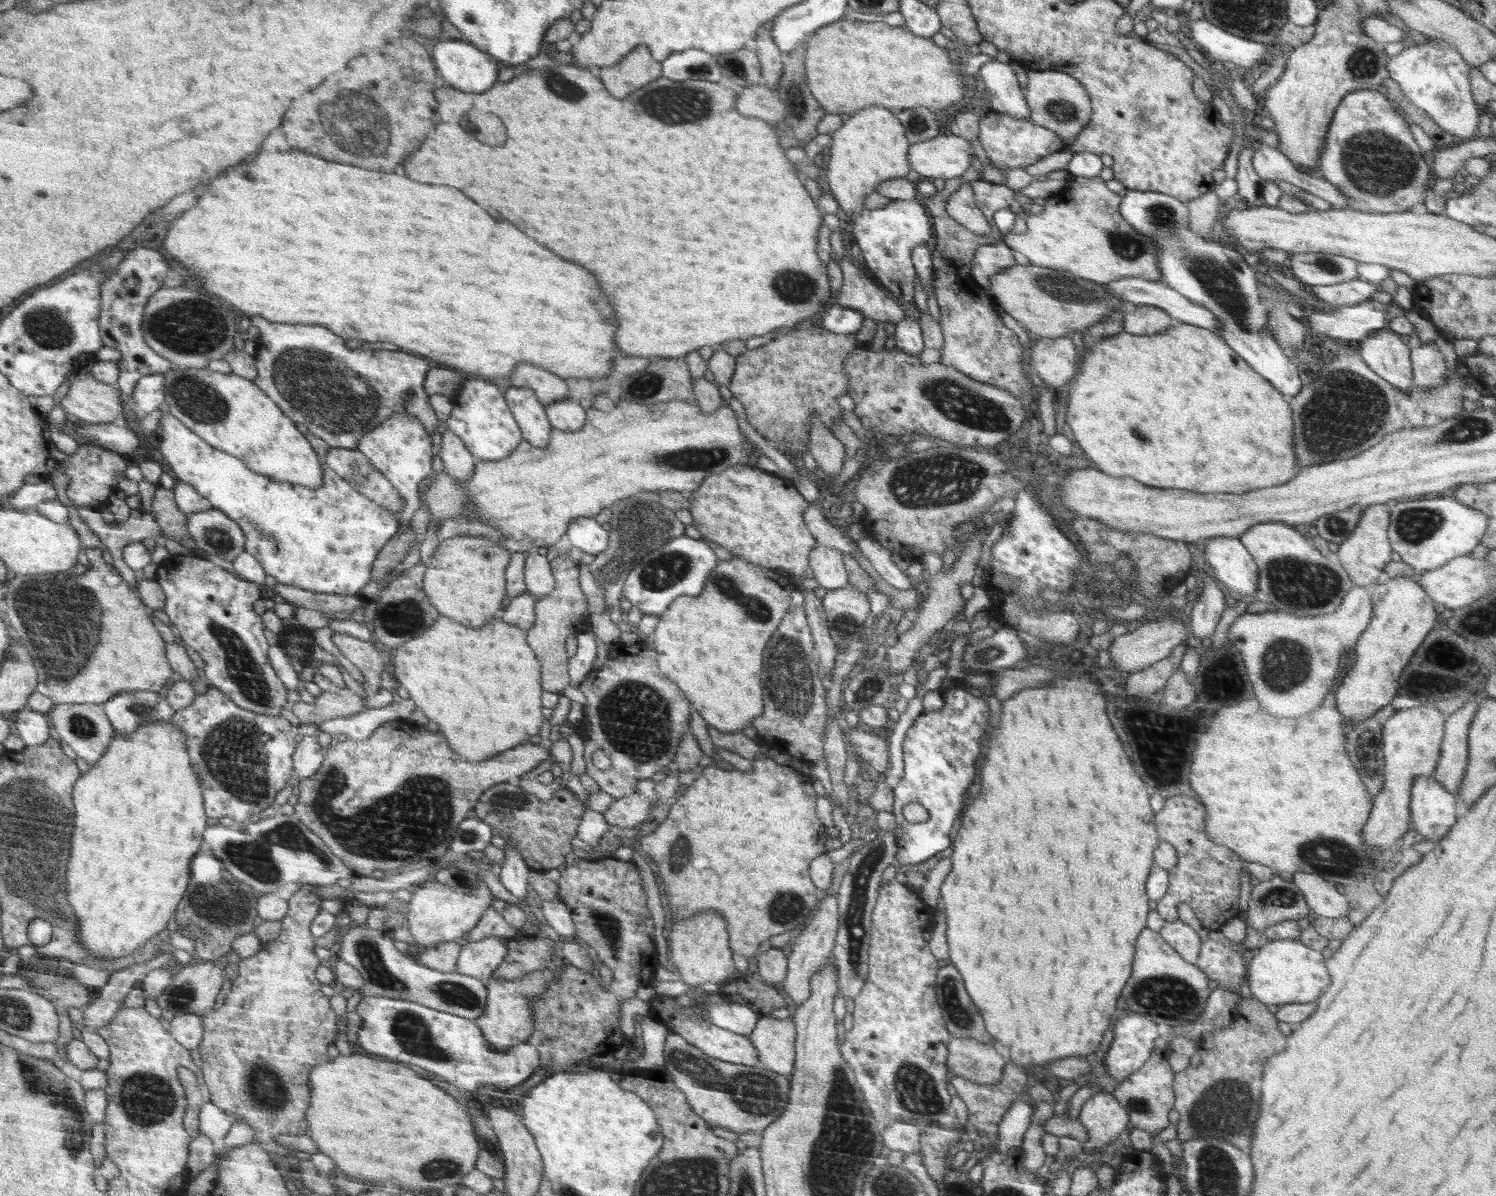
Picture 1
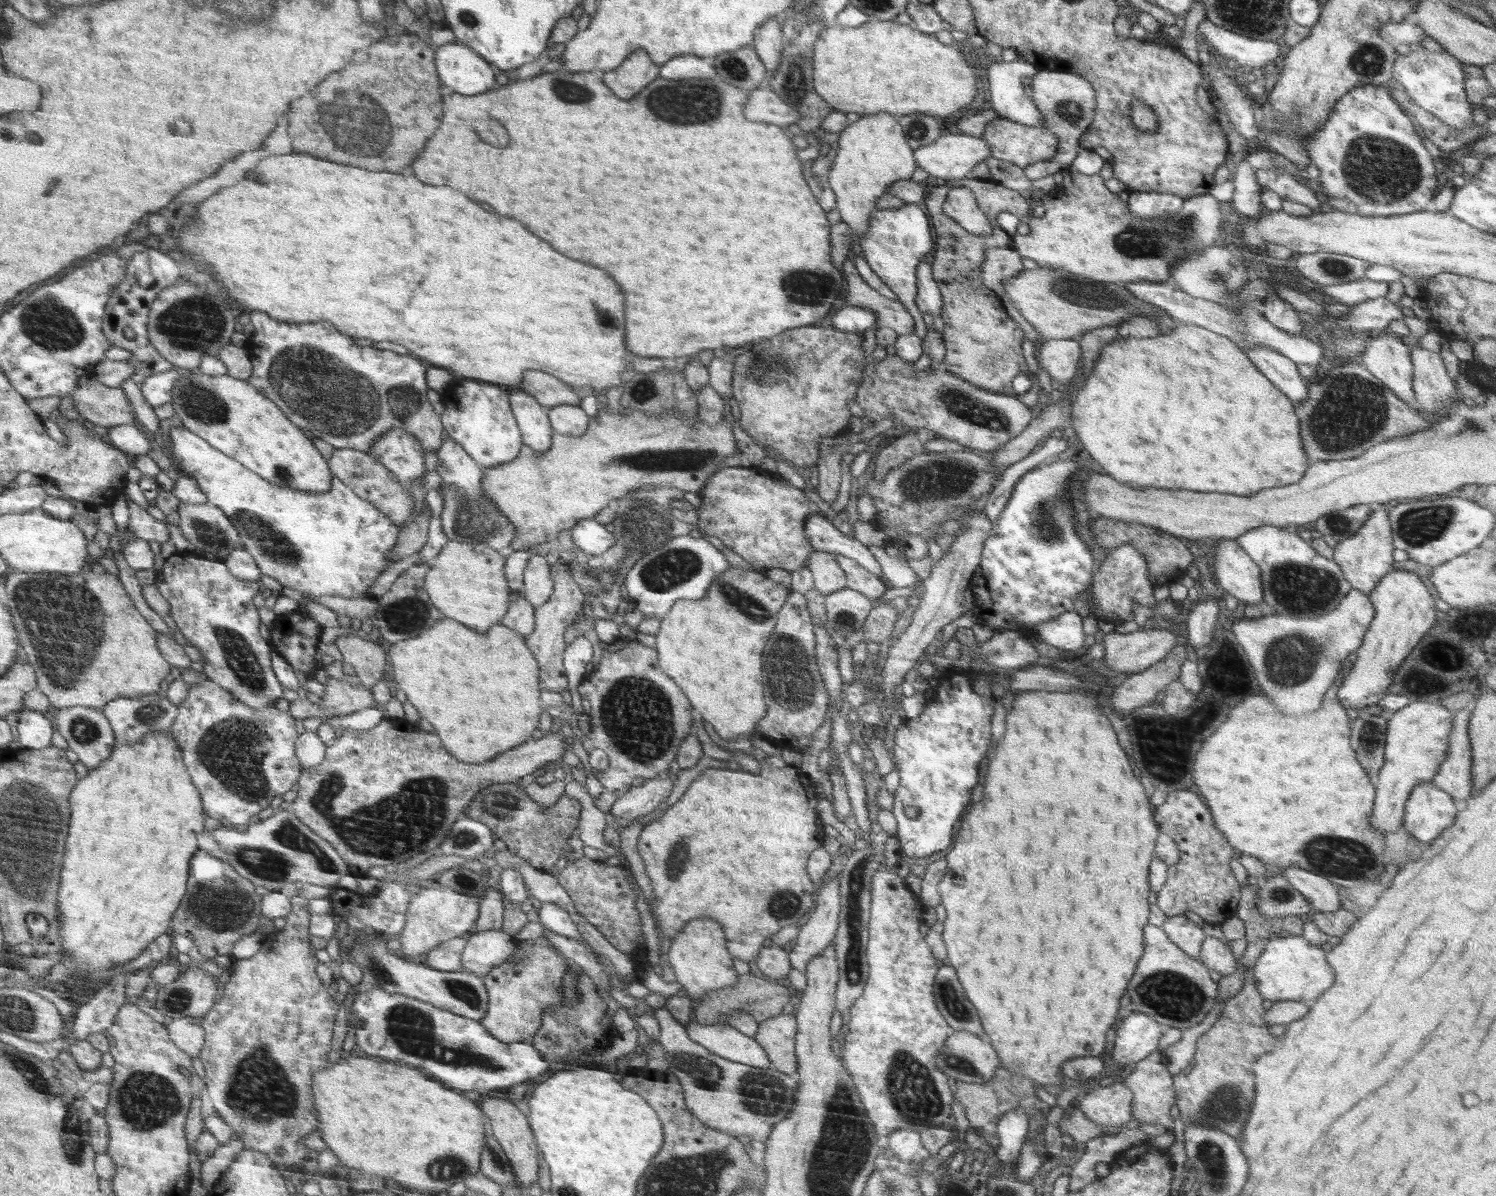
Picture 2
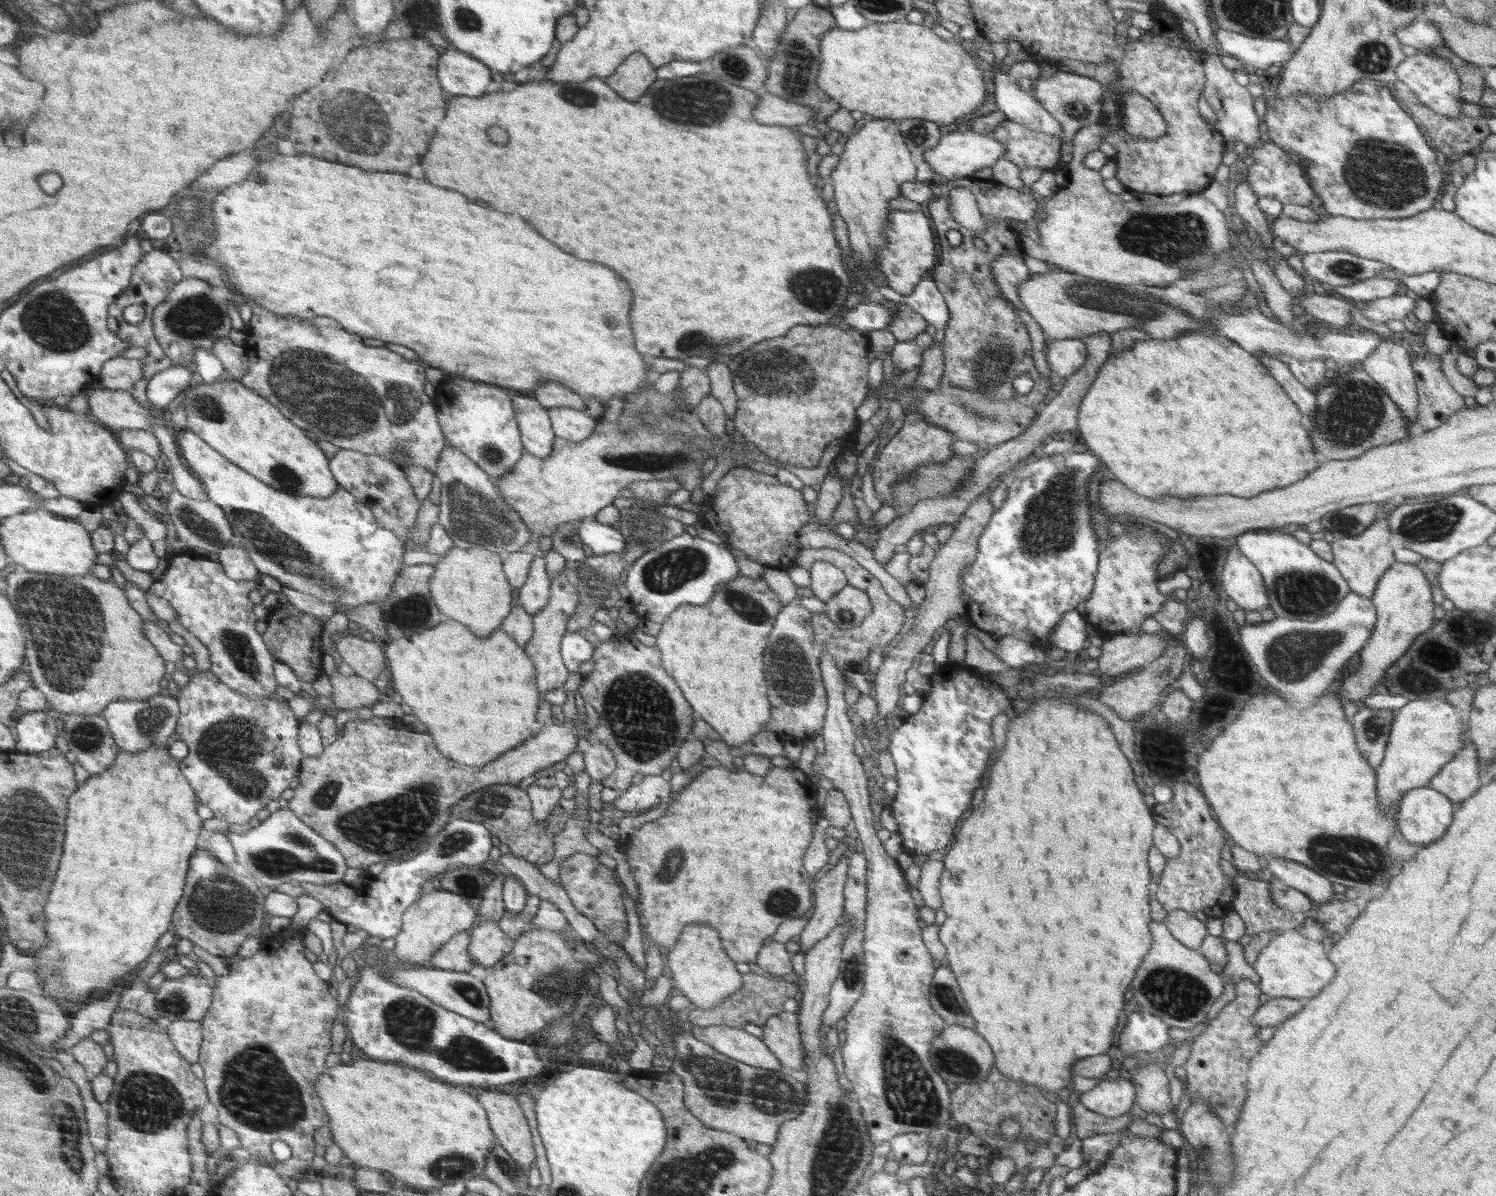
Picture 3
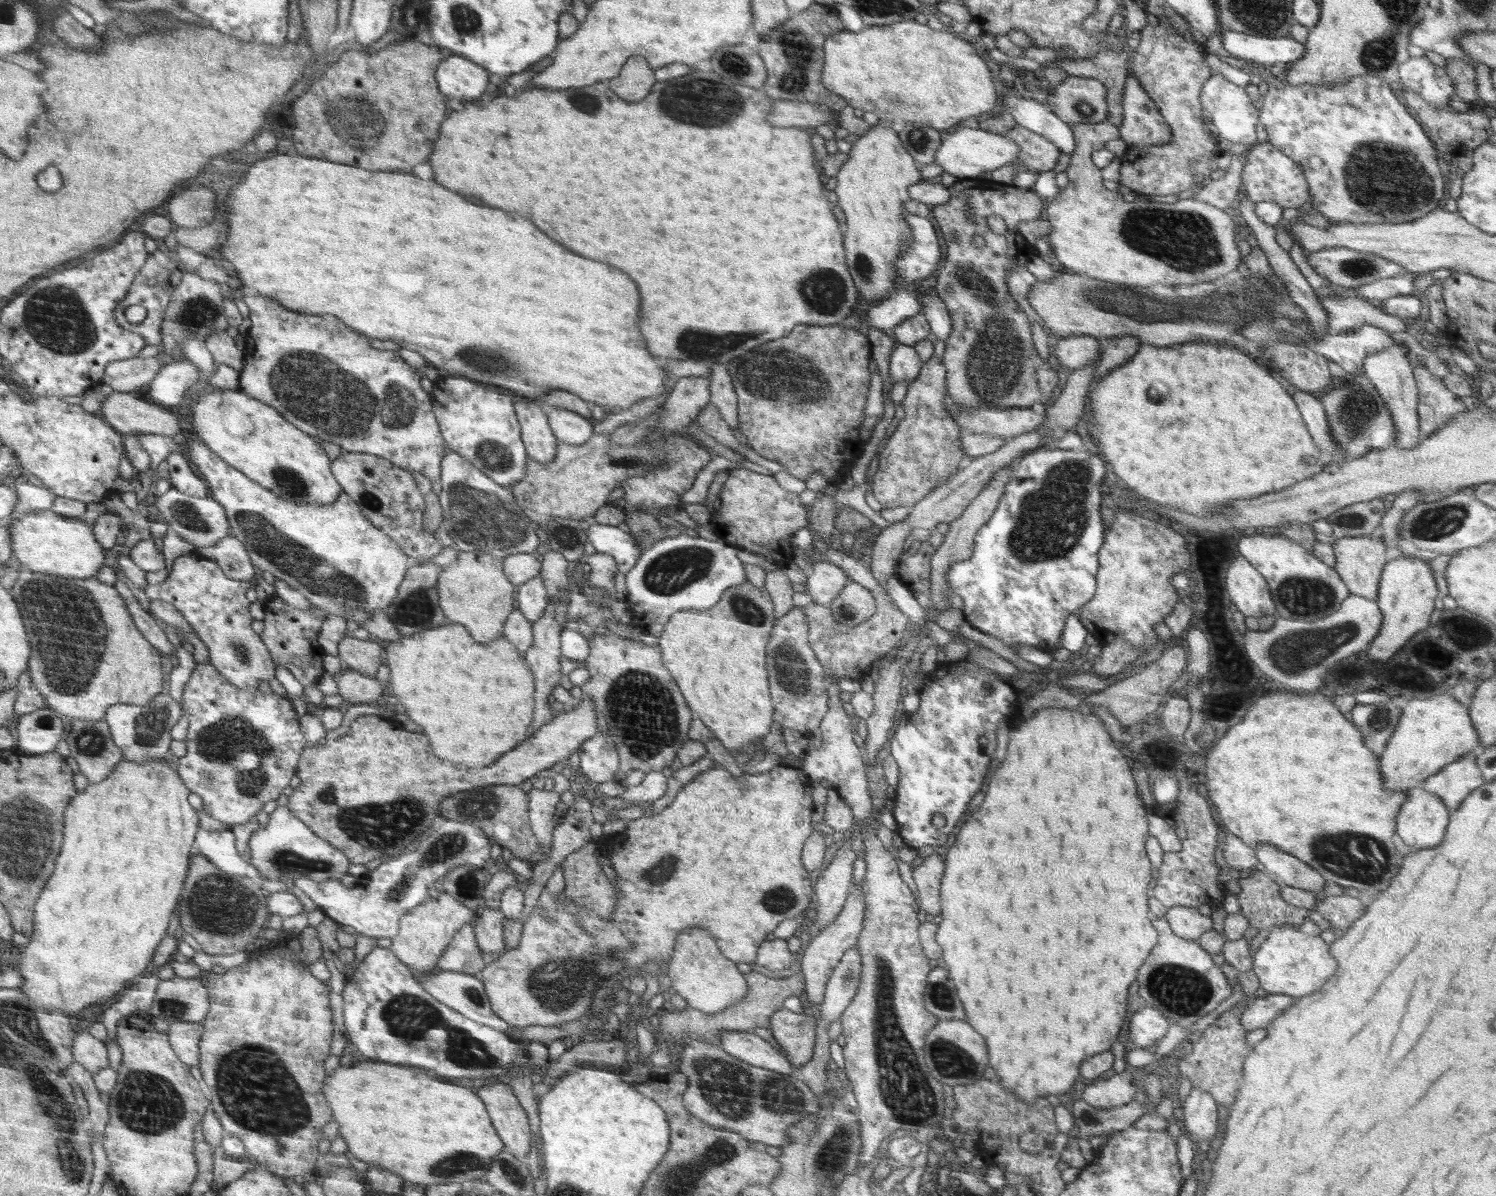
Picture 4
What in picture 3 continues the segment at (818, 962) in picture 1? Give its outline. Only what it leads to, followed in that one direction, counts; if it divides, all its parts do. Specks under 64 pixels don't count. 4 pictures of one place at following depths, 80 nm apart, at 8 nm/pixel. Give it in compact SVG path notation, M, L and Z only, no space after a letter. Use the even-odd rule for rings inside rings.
M849 853L843 855L842 859L830 869L822 879L818 880L817 892L816 892L816 906L814 906L813 914L808 918L808 923L802 930L801 934L797 937L800 948L796 954L791 955L791 961L793 964L794 974L798 976L805 976L805 957L807 952L813 946L816 946L822 940L825 940L829 933L842 920L845 913L845 882L848 880L849 870Z

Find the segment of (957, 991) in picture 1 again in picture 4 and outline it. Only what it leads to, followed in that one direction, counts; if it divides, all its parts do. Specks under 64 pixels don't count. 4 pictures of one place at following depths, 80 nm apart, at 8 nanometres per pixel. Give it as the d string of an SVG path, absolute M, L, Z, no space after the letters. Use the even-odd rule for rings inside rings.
M937 966L928 973L923 1001L926 1010L939 1020L966 1020L962 1002L956 996L954 982L948 978L945 966Z

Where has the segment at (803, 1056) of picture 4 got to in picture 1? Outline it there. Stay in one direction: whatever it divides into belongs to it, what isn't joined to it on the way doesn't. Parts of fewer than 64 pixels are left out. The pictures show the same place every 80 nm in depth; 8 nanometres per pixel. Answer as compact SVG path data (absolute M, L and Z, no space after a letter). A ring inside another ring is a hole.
M760 1016L756 1028L747 1036L759 1051L760 1065L778 1074L790 1075L796 1068L797 1027L792 1019Z

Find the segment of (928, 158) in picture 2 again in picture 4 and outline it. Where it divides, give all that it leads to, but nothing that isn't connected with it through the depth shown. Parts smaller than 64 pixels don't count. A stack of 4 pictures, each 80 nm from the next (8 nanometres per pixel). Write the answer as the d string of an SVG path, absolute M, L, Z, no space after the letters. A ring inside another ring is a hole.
M962 128L952 134L944 135L935 152L934 163L942 166L943 172L954 174L960 179L970 179L988 170L996 170L1005 164L1012 165L1012 162L1020 159L1020 154L1020 147L1005 135L982 128Z

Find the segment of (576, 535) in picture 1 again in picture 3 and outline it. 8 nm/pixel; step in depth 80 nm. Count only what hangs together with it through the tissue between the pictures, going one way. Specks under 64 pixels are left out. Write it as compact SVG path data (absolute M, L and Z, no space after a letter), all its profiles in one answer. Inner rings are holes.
M594 518L579 522L578 536L584 546L588 546L594 555L606 555L611 552L621 553L626 541L621 532L609 524L602 524Z

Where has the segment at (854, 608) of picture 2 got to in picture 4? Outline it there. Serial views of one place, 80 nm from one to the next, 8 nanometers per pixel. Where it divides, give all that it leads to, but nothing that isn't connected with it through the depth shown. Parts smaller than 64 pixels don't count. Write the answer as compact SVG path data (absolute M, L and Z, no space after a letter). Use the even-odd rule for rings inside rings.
M849 581L840 596L829 607L838 624L854 628L876 612L876 603L872 593L857 582Z

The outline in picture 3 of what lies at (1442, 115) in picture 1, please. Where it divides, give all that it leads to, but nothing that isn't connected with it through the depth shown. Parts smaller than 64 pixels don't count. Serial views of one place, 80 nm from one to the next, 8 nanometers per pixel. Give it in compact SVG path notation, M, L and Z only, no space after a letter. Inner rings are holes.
M1419 52L1411 57L1406 57L1396 67L1395 75L1398 81L1412 91L1415 97L1430 110L1452 118L1459 118L1462 115L1460 103L1464 100L1461 97L1460 80L1449 60Z

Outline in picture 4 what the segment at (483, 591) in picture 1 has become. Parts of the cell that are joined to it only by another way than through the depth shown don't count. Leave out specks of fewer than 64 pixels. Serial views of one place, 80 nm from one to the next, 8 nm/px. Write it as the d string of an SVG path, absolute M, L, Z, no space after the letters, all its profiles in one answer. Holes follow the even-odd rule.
M459 551L456 562L444 567L437 578L439 607L449 620L464 624L478 642L487 643L502 636L504 622L514 610L514 586L502 574L502 562L482 551Z

